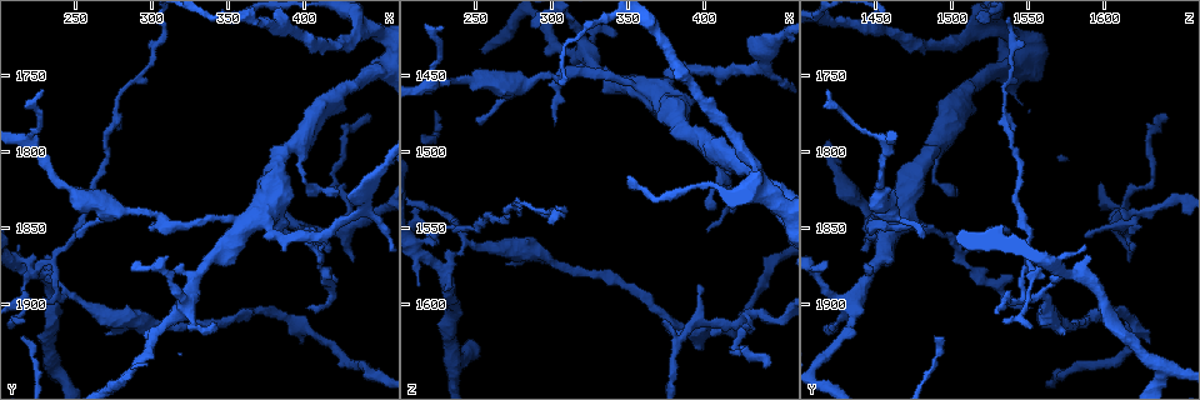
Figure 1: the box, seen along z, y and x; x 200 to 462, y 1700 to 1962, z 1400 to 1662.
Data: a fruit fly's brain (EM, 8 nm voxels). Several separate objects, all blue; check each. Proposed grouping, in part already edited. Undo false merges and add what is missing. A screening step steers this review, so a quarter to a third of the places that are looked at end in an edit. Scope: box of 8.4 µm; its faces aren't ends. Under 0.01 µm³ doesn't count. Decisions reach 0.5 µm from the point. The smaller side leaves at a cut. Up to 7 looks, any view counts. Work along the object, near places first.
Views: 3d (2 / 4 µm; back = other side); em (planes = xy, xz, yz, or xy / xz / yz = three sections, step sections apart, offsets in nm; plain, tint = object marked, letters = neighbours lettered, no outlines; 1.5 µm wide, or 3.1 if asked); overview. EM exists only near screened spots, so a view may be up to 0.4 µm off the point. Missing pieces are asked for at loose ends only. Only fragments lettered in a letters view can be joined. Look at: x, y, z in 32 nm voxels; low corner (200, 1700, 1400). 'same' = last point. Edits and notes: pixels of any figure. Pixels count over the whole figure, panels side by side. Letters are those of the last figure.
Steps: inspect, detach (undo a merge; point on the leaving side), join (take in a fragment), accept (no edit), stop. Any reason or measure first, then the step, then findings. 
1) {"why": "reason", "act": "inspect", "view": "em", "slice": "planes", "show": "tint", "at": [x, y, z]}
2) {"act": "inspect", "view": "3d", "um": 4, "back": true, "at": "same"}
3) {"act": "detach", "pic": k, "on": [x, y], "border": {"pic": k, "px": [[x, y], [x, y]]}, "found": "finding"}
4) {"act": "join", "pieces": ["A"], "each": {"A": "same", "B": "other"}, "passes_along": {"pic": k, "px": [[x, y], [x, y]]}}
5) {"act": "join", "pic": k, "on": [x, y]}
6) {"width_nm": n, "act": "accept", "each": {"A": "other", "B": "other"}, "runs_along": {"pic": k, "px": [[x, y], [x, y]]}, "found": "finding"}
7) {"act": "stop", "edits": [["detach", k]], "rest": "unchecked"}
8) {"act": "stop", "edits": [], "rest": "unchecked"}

{"why": "tapers out", "act": "inspect", "view": "em", "slice": "planes", "show": "letters", "at": [436, 1778, 1642]}

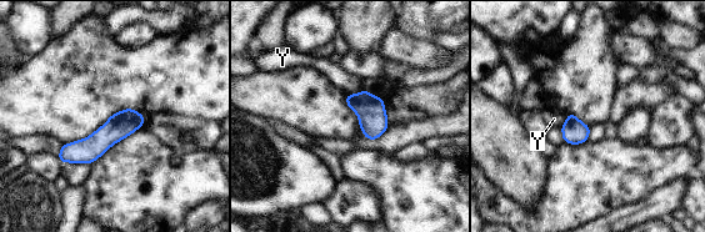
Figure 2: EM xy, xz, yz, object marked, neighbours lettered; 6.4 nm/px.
{"act": "accept", "each": {"Y": "other"}, "border": {"pic": 2, "px": [[363, 90], [348, 94]]}, "found": "no lettered fragment goes on from it"}

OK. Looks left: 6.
{"why": "thin arm on a thick one", "act": "inspect", "view": "3d", "um": 4, "at": [396, 1794, 1488]}

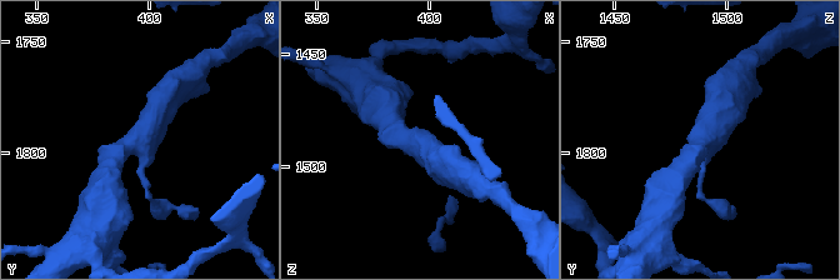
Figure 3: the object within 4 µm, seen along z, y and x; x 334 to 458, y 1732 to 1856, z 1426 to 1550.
{"arms": 3, "act": "inspect", "view": "em", "slice": "planes", "show": "tint", "at": [396, 1795, 1489]}

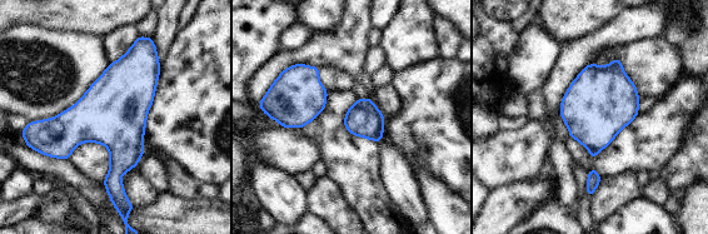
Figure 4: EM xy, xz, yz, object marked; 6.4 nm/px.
{"why": "what lies round it", "act": "inspect", "view": "em", "slice": "planes", "show": "letters", "at": "same"}

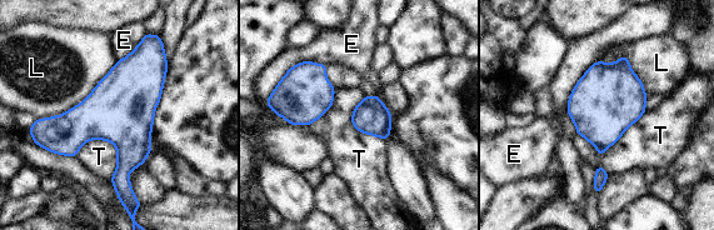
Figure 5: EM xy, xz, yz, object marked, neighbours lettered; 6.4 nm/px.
{"act": "accept", "each": {"E": "other", "L": "other", "T": "other"}, "border": {"pic": 5, "px": [[647, 111], [607, 148], [577, 134]]}, "found": "continuous, no second neuron"}

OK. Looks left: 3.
{"why": "branch stops here", "act": "inspect", "view": "em", "slice": "xy", "step": 4, "show": "letters", "at": [318, 1874, 1442]}

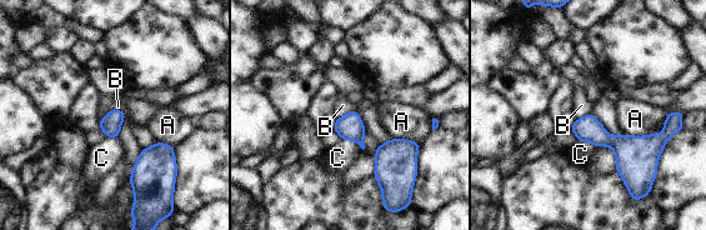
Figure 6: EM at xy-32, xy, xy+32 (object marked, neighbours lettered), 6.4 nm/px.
{"act": "inspect", "view": "em", "slice": "yz", "step": 8, "show": "letters", "at": "same"}

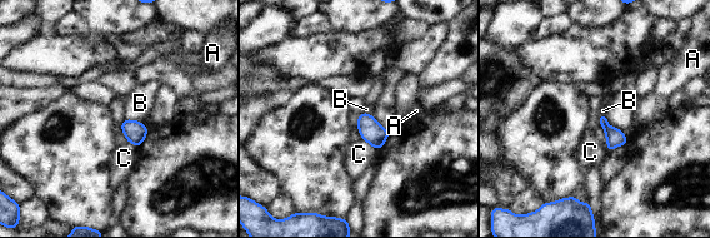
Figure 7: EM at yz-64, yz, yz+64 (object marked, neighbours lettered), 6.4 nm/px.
{"act": "accept", "each": {"A": "other", "B": "other", "C": "other"}, "border": {"pic": 7, "px": [[124, 118], [141, 123]]}, "found": "none of them fits"}

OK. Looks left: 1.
{"act": "stop", "edits": [], "rest": "unchecked"}

